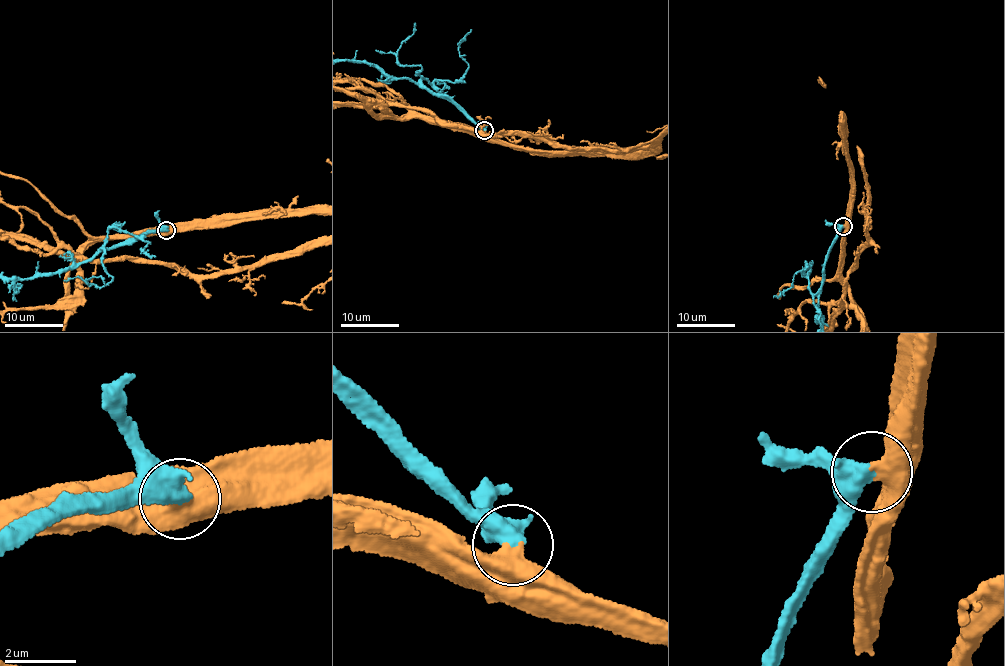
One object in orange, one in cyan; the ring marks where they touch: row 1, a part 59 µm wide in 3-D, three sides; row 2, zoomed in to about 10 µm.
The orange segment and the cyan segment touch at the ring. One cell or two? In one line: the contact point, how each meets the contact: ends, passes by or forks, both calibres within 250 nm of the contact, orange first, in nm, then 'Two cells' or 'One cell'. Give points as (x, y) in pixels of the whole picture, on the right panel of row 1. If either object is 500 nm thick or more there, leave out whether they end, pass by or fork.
Place: (843, 226). Thickness 750 nm (orange) against 600 nm. One cell

